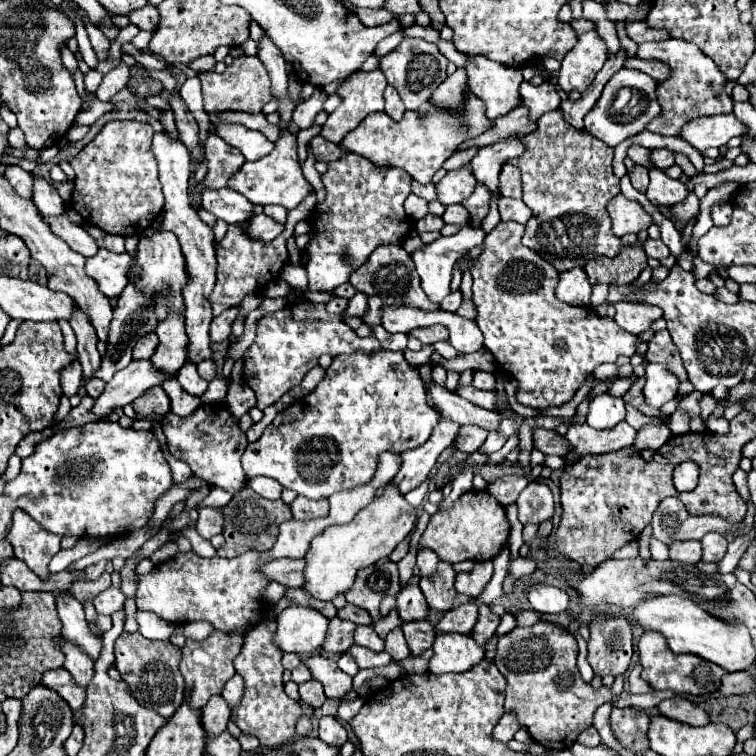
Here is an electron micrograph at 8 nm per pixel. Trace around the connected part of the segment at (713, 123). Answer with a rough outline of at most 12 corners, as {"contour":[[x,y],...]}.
{"contour":[[735,114],[699,116],[679,138],[703,152],[747,128]]}

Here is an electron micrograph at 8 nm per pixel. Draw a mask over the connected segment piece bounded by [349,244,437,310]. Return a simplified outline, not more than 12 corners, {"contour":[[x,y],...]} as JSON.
{"contour":[[379,246],[349,282],[387,306],[435,310],[403,246]]}

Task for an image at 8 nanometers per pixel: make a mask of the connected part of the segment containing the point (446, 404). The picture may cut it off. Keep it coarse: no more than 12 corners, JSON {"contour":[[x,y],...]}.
{"contour":[[425,382],[443,418],[497,430],[497,412],[475,406],[459,394]]}

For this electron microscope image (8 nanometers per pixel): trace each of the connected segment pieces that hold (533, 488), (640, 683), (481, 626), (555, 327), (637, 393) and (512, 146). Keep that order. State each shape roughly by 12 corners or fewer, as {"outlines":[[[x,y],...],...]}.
{"outlines":[[[529,482],[517,498],[519,522],[541,524],[553,516],[553,494]],[[635,664],[629,672],[629,692],[645,694],[651,686],[641,680],[641,666]],[[479,606],[471,636],[485,646],[501,618],[489,606]],[[499,222],[475,322],[529,408],[561,406],[639,340],[555,298],[557,272]],[[645,376],[633,380],[631,388],[623,394],[625,404],[641,410],[647,416],[659,416],[661,410],[649,408],[642,392]],[[521,138],[483,146],[471,160],[473,176],[499,192],[499,172],[507,158],[523,154]]]}

